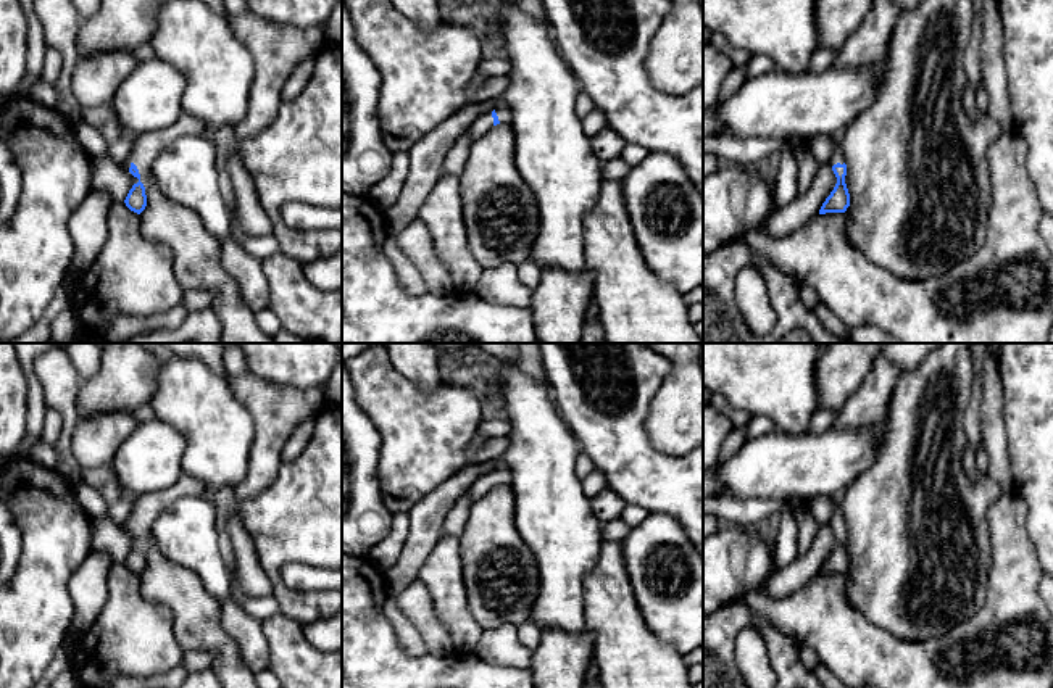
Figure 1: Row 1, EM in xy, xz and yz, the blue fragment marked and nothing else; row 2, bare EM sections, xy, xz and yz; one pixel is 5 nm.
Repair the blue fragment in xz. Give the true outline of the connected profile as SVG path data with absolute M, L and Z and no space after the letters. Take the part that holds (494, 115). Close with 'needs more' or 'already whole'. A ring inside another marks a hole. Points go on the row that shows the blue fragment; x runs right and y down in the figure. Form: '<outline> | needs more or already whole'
M508 105L479 116L468 131L469 142L472 143L500 122L513 122L513 111Z | needs more

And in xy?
M184 111L169 127L137 135L134 150L123 163L119 163L139 179L124 200L126 206L137 214L145 209L147 195L142 180L152 174L152 164L163 148L169 147L181 137L203 135L206 131L208 126L203 121Z | needs more

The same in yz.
M837 137L839 145L834 148L829 164L837 177L837 184L830 195L822 203L819 214L826 213L845 213L850 206L850 193L845 184L847 164L845 156L840 148L840 137Z | needs more

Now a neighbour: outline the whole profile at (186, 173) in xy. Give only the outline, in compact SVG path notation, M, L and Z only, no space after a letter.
M185 135L163 148L150 174L158 190L173 203L192 209L218 240L235 230L219 192L218 150L205 135Z

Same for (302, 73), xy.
M313 55L305 58L295 66L295 69L292 71L292 74L289 76L289 79L282 87L282 92L281 92L282 103L292 102L302 93L302 90L311 79L311 74L314 71L314 61L316 61L316 56Z

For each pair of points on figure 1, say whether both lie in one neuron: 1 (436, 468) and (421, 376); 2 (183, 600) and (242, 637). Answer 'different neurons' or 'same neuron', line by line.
1: different neurons
2: different neurons

